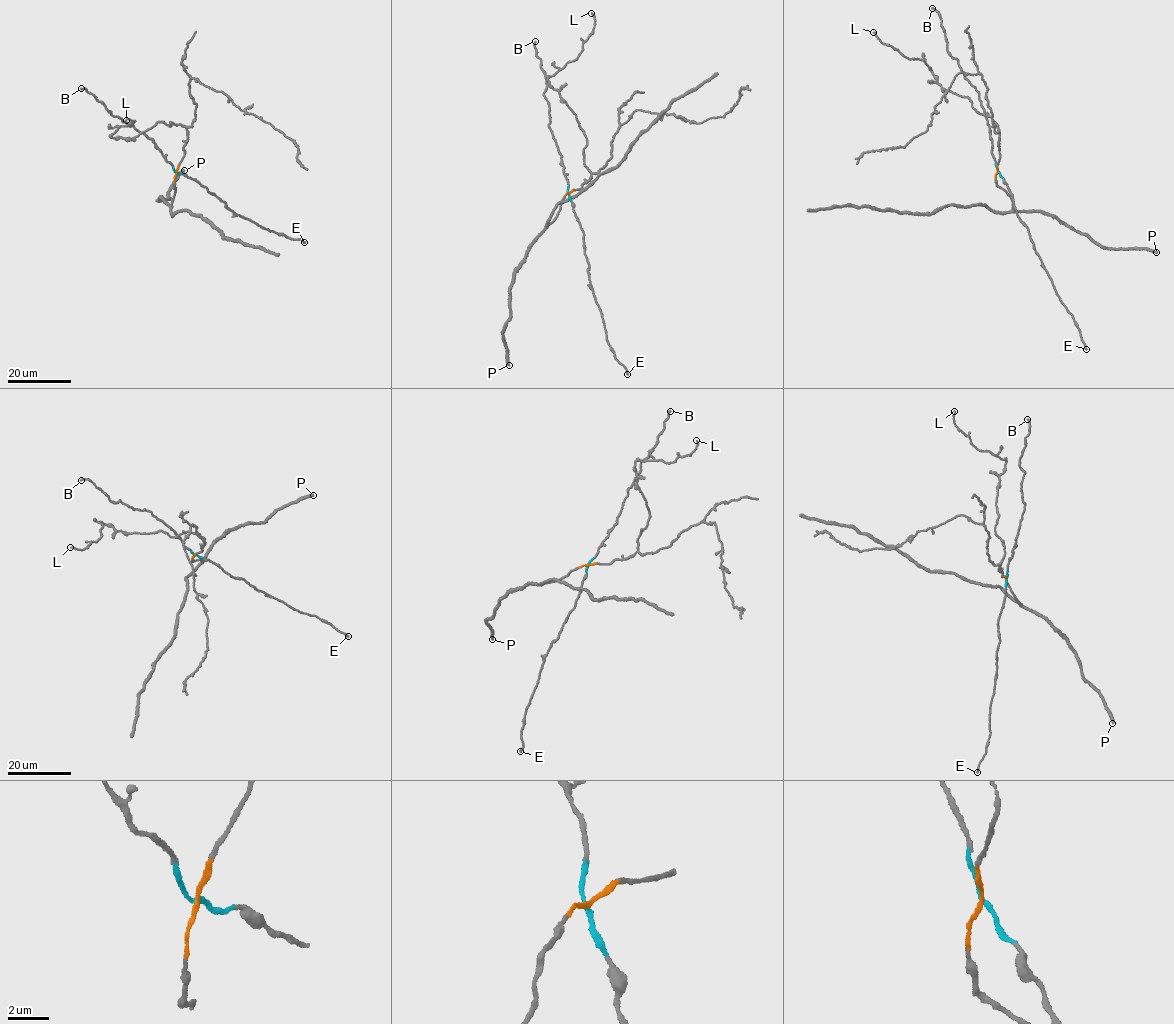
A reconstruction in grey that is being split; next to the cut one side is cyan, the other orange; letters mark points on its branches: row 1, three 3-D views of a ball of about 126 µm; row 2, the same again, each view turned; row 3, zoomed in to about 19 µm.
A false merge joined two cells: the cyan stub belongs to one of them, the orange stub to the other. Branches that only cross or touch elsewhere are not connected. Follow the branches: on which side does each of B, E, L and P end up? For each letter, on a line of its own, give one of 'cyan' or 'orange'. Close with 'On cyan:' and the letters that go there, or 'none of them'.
B: cyan
E: cyan
L: orange
P: orange
On cyan: B, E

